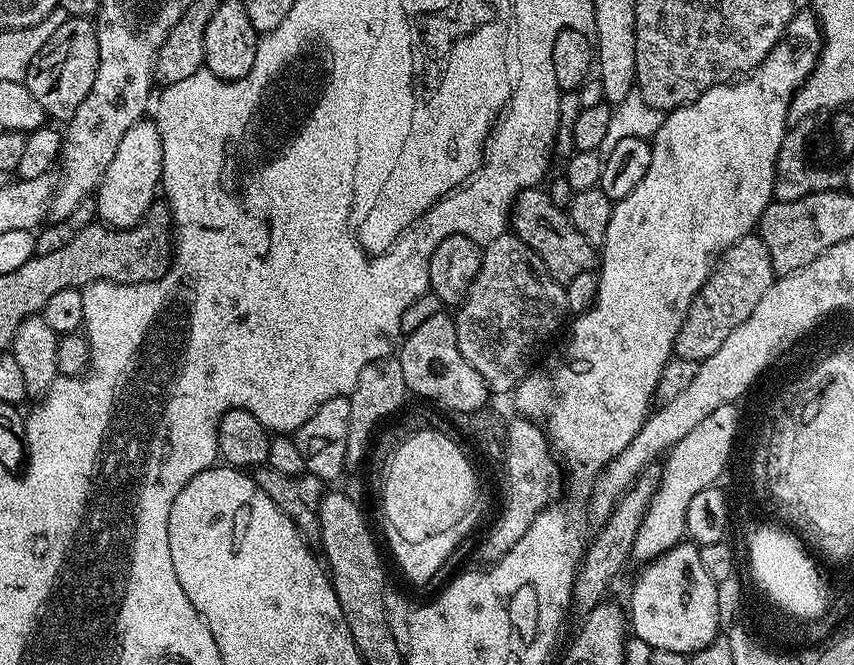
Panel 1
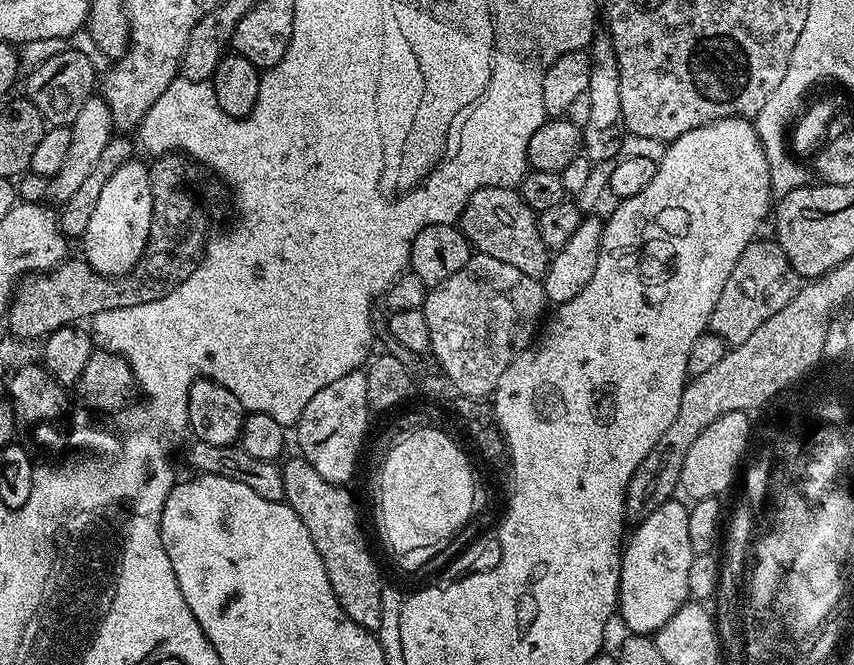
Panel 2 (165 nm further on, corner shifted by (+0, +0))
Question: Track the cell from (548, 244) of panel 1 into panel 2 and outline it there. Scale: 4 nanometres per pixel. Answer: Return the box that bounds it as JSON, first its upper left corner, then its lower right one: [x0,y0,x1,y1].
[458,187,550,281]

